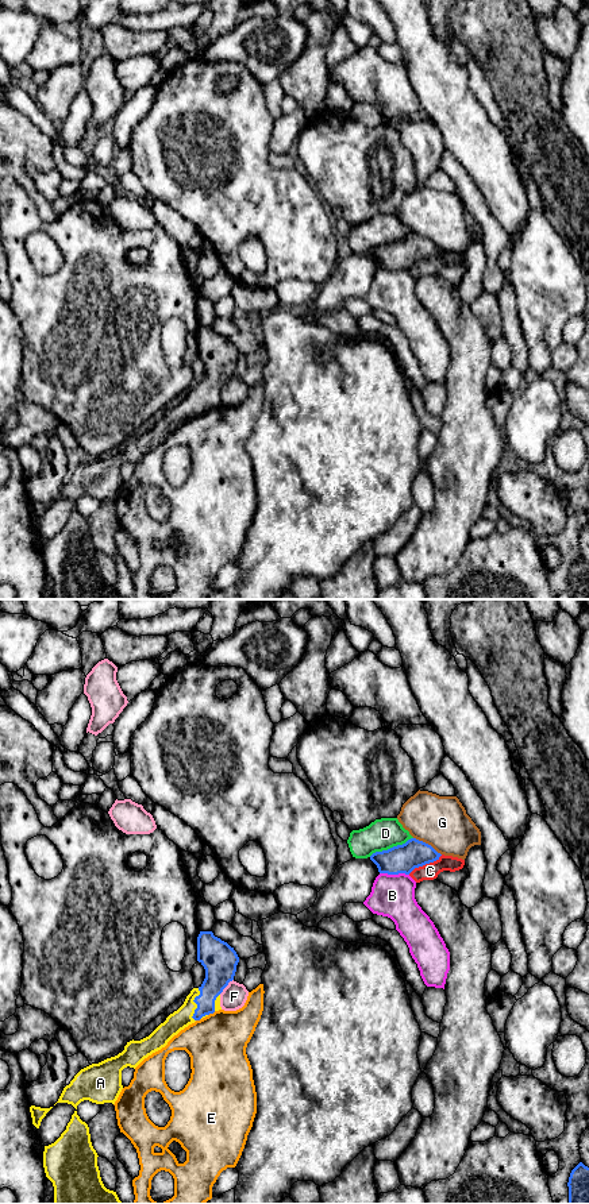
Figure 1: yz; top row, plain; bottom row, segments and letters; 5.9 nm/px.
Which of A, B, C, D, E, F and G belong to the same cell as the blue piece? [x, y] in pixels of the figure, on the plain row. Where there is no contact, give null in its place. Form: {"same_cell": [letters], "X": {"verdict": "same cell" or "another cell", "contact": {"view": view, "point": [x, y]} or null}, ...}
{"same_cell": ["A"], "A": {"verdict": "same cell", "contact": {"view": "yz", "point": [196, 398]}}, "B": {"verdict": "another cell", "contact": {"view": "yz", "point": [395, 269]}}, "C": {"verdict": "another cell", "contact": {"view": "yz", "point": [424, 259]}}, "D": {"verdict": "another cell", "contact": {"view": "yz", "point": [391, 243]}}, "E": {"verdict": "another cell", "contact": {"view": "yz", "point": [211, 408]}}, "F": {"verdict": "another cell", "contact": {"view": "yz", "point": [226, 381]}}, "G": {"verdict": "another cell", "contact": {"view": "yz", "point": [427, 239]}}}

